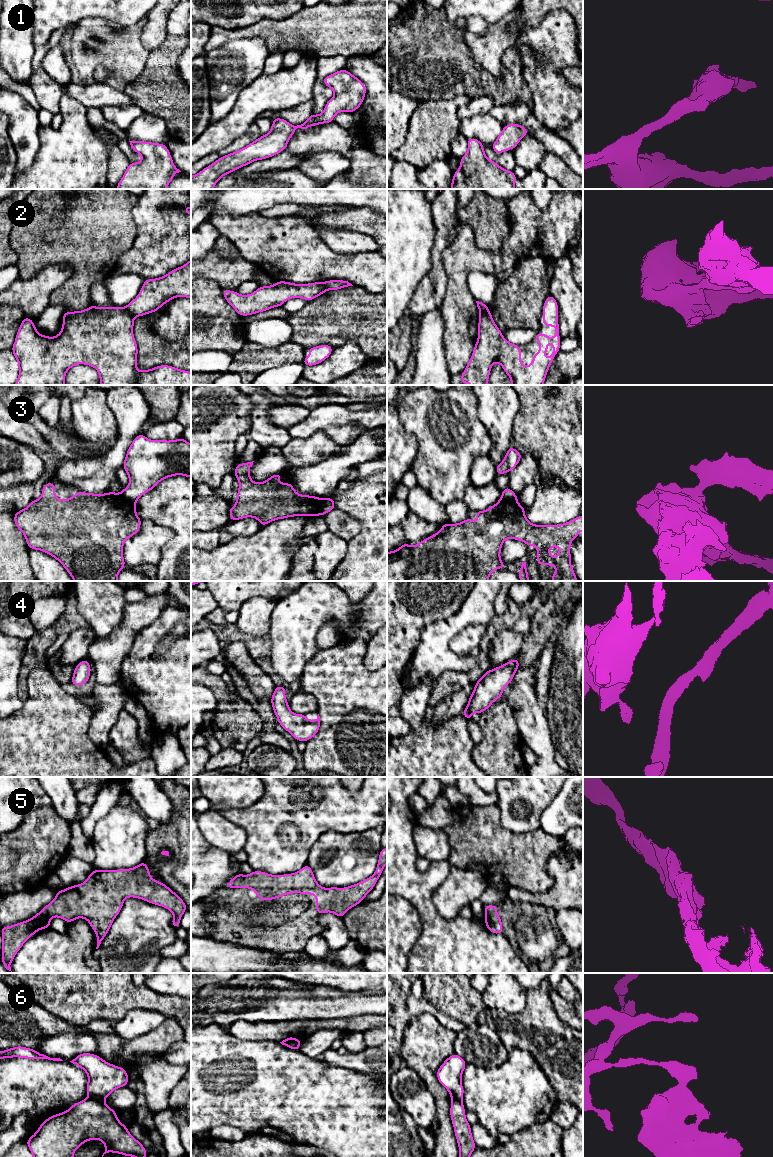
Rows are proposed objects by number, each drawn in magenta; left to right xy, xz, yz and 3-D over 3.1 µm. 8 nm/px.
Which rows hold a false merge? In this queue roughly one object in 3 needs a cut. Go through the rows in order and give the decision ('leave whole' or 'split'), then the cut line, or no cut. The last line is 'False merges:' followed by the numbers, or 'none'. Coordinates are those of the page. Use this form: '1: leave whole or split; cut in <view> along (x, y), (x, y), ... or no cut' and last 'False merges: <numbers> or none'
1: leave whole; no cut
2: split; cut in xy along (125, 307), (133, 317)
3: split; cut in xy along (121, 492), (126, 498), (135, 503)
4: leave whole; no cut
5: leave whole; no cut
6: split; cut in xy along (88, 1096), (103, 1101)
False merges: 2, 3, 6

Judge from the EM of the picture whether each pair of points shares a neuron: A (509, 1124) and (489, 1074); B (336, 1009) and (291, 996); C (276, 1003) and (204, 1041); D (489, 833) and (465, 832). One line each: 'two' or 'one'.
A: one
B: one
C: two
D: one

